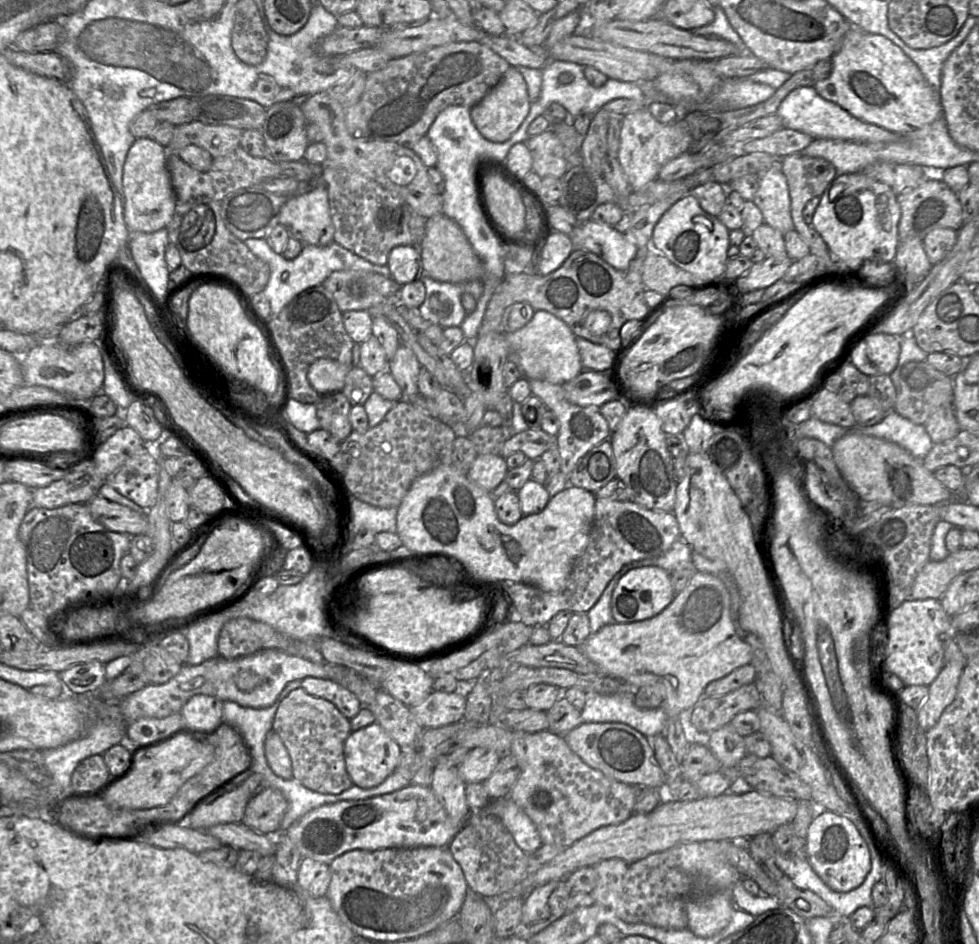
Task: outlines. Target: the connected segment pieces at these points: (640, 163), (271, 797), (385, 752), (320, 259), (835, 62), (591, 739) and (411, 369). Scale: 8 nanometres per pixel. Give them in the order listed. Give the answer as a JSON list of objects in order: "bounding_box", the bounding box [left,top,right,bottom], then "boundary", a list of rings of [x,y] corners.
[{"bounding_box":[618,107,691,191],"boundary":[[[648,107],[622,117],[618,159],[632,191],[657,179],[659,171],[667,162],[689,151],[690,143],[691,134],[685,118],[663,124],[654,118]]]},{"bounding_box":[242,787,288,835],"boundary":[[[264,787],[248,802],[242,823],[267,835],[276,835],[286,814],[288,800],[277,788]]]},{"bounding_box":[344,723,401,788],"boundary":[[[378,723],[352,731],[344,743],[344,757],[347,772],[354,785],[373,788],[391,775],[401,758],[401,746]]]},{"bounding_box":[243,238,391,317],"boundary":[[[249,238],[243,242],[253,254],[265,261],[270,267],[270,278],[263,292],[270,303],[271,317],[276,317],[302,291],[321,285],[334,271],[358,270],[391,277],[387,264],[372,264],[336,242],[327,246],[304,245],[300,254],[292,260],[287,260],[283,255],[275,253],[264,238]]]},{"bounding_box":[814,26,943,135],"boundary":[[[852,26],[830,59],[831,74],[818,81],[814,88],[821,97],[838,104],[861,121],[907,135],[943,115],[939,91],[927,83],[903,50],[883,35]]]},{"bounding_box":[562,723,665,789],"boundary":[[[582,723],[562,736],[579,758],[610,778],[641,788],[659,789],[665,784],[665,777],[655,758],[651,740],[627,724]]]},{"bounding_box":[387,345,421,399],"boundary":[[[400,345],[388,362],[387,370],[401,388],[403,399],[413,398],[418,392],[417,379],[421,365],[411,349]]]}]

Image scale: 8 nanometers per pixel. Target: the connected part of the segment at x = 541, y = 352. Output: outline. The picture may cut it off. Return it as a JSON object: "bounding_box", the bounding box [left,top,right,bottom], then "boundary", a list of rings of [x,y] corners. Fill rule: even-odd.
{"bounding_box":[505,311,584,385],"boundary":[[[535,311],[524,327],[512,333],[505,333],[505,337],[509,360],[517,365],[522,377],[563,385],[584,370],[575,334],[565,322],[550,312]]]}

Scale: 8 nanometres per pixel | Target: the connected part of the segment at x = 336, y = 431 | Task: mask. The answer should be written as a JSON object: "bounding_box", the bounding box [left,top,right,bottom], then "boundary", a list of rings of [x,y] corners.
{"bounding_box":[315,392,352,442],"boundary":[[[342,392],[321,396],[315,404],[320,428],[342,442],[352,432],[349,413],[352,405]]]}

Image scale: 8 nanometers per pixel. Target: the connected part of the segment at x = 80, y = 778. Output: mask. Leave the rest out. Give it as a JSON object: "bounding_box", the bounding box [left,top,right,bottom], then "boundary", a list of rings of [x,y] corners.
{"bounding_box":[72,754,110,792],"boundary":[[[96,754],[83,759],[72,773],[73,791],[89,792],[100,788],[110,777],[103,754]]]}

